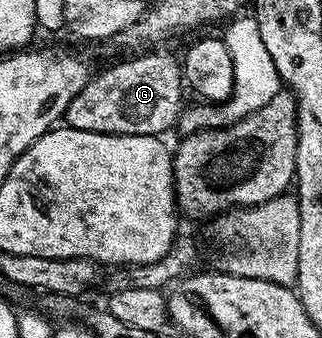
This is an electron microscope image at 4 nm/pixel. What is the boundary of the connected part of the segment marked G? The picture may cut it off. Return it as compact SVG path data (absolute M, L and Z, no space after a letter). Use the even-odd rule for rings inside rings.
M149 50L132 58L121 58L106 72L94 75L71 98L63 120L75 130L87 130L99 134L116 136L160 137L169 127L178 123L183 111L181 88L183 89L183 68L173 56L161 50Z

